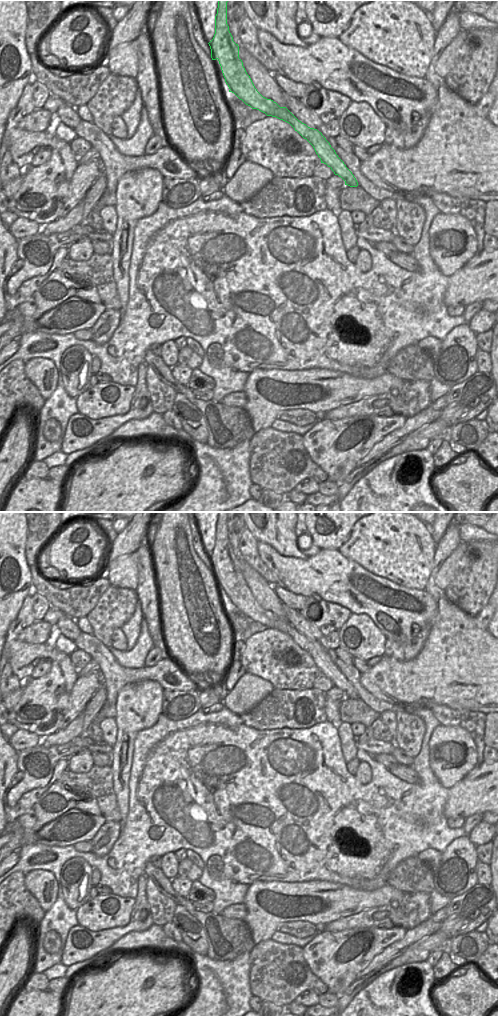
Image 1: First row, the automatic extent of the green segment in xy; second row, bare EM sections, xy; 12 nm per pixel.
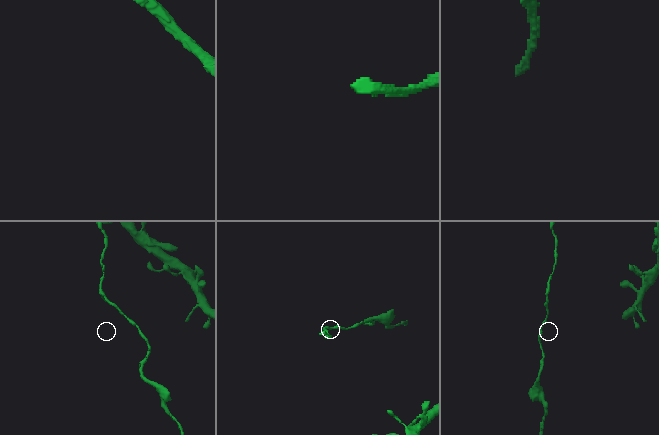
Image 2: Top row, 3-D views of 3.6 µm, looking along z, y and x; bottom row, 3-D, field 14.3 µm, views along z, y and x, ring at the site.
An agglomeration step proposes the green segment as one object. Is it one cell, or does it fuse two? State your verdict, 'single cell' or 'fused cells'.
fused cells

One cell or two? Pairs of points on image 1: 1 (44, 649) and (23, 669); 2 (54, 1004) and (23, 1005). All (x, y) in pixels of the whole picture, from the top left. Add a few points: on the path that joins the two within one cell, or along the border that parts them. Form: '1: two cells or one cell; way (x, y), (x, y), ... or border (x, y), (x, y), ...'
1: one cell; way (38, 654), (34, 654), (25, 663)
2: one cell; way (46, 1005), (31, 1005)

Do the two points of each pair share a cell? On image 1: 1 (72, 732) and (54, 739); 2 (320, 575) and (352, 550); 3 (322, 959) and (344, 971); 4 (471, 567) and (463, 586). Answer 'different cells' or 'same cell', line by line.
1: same cell
2: different cells
3: same cell
4: same cell

